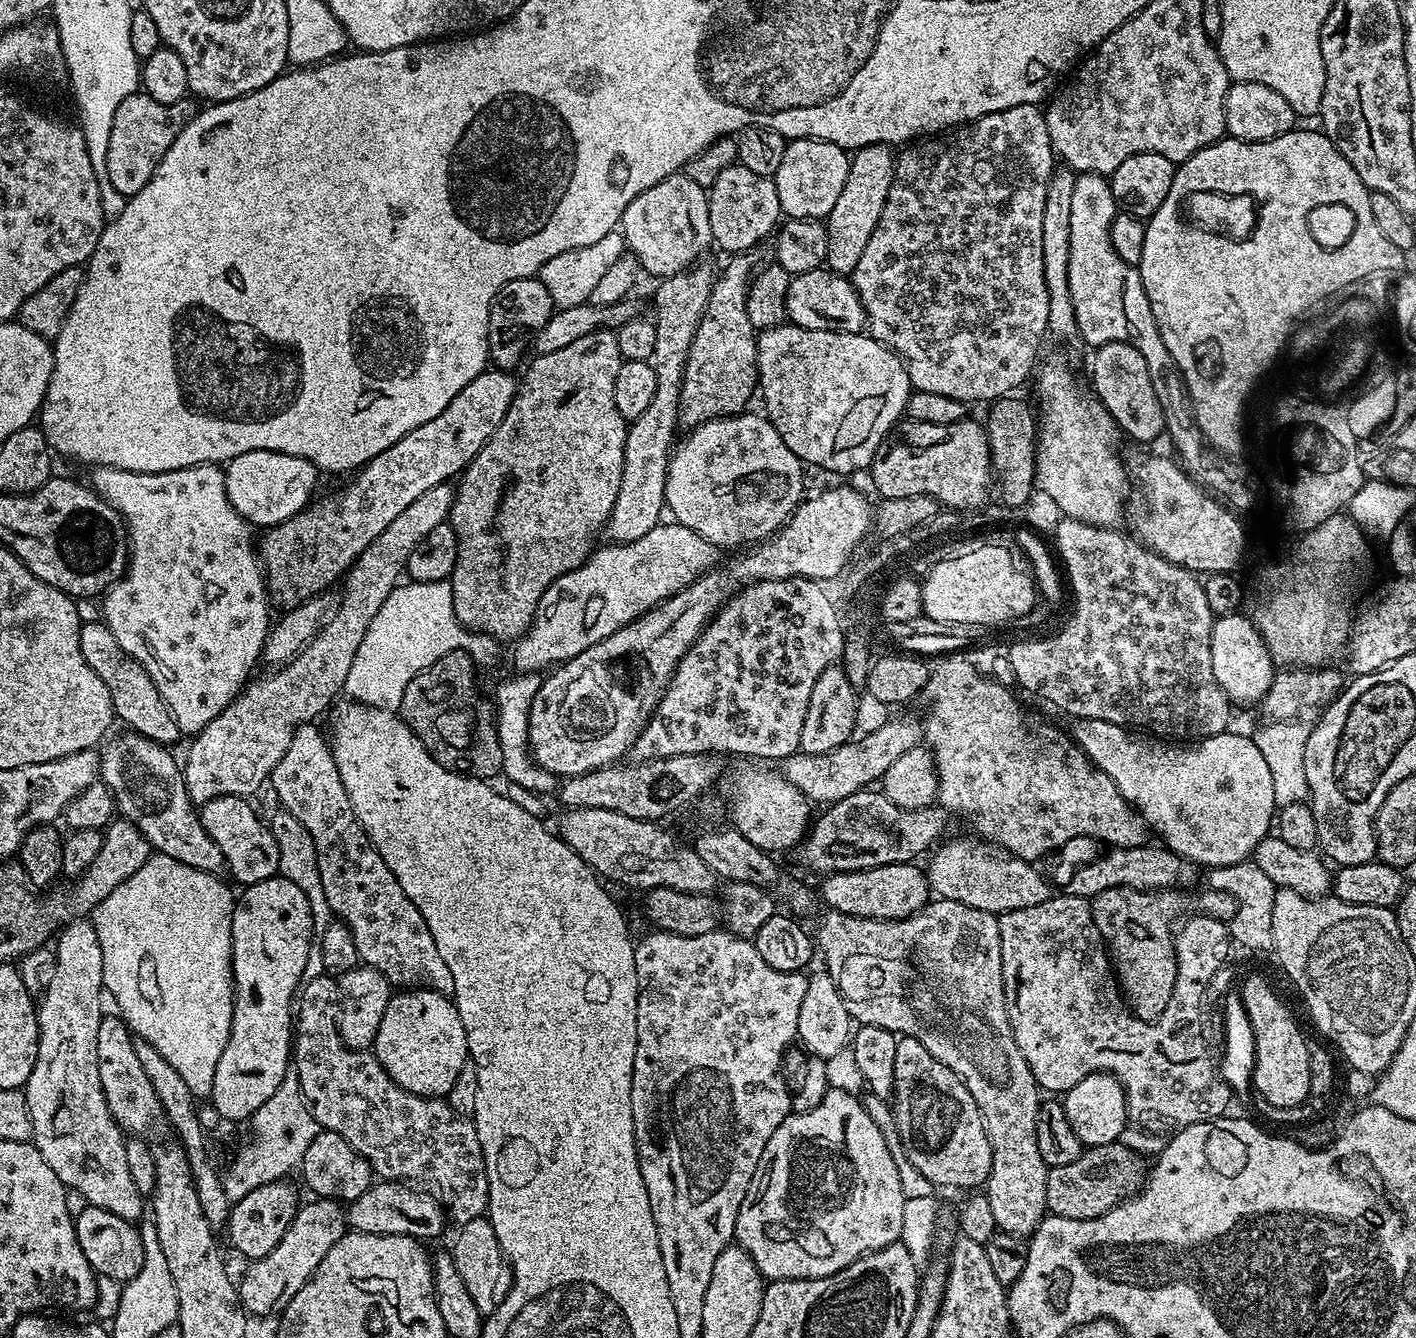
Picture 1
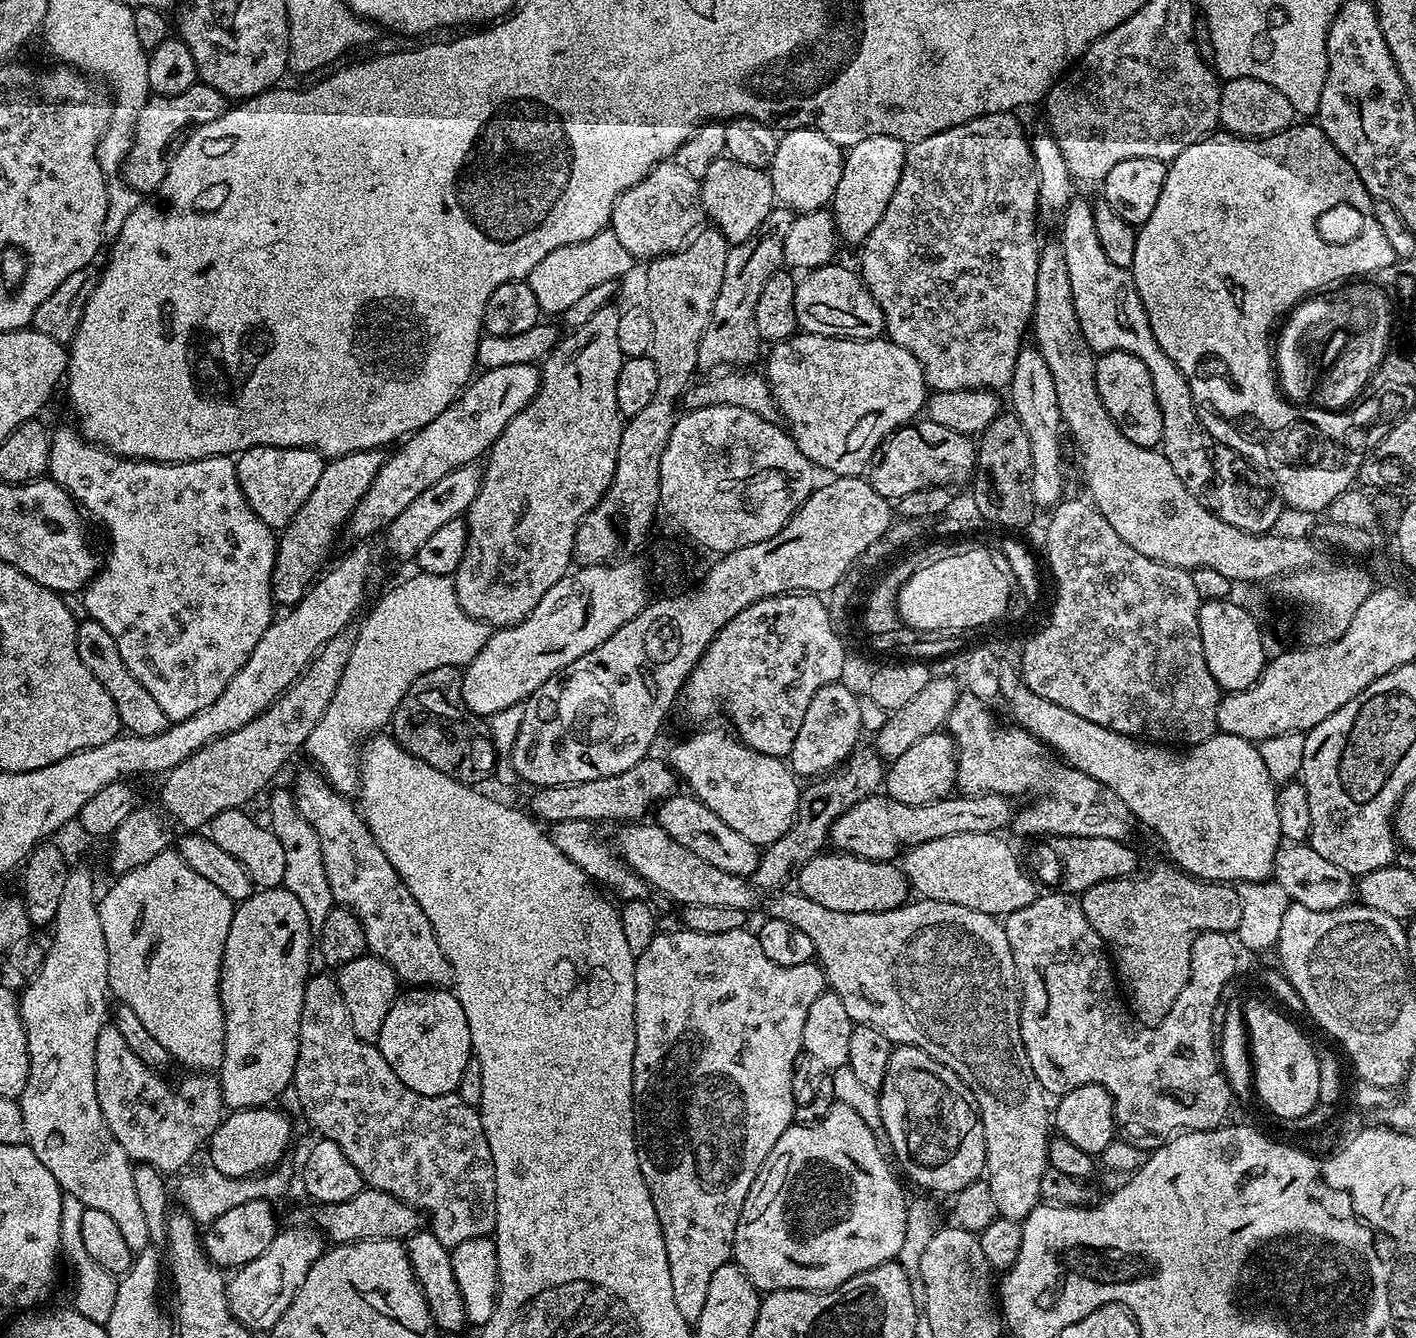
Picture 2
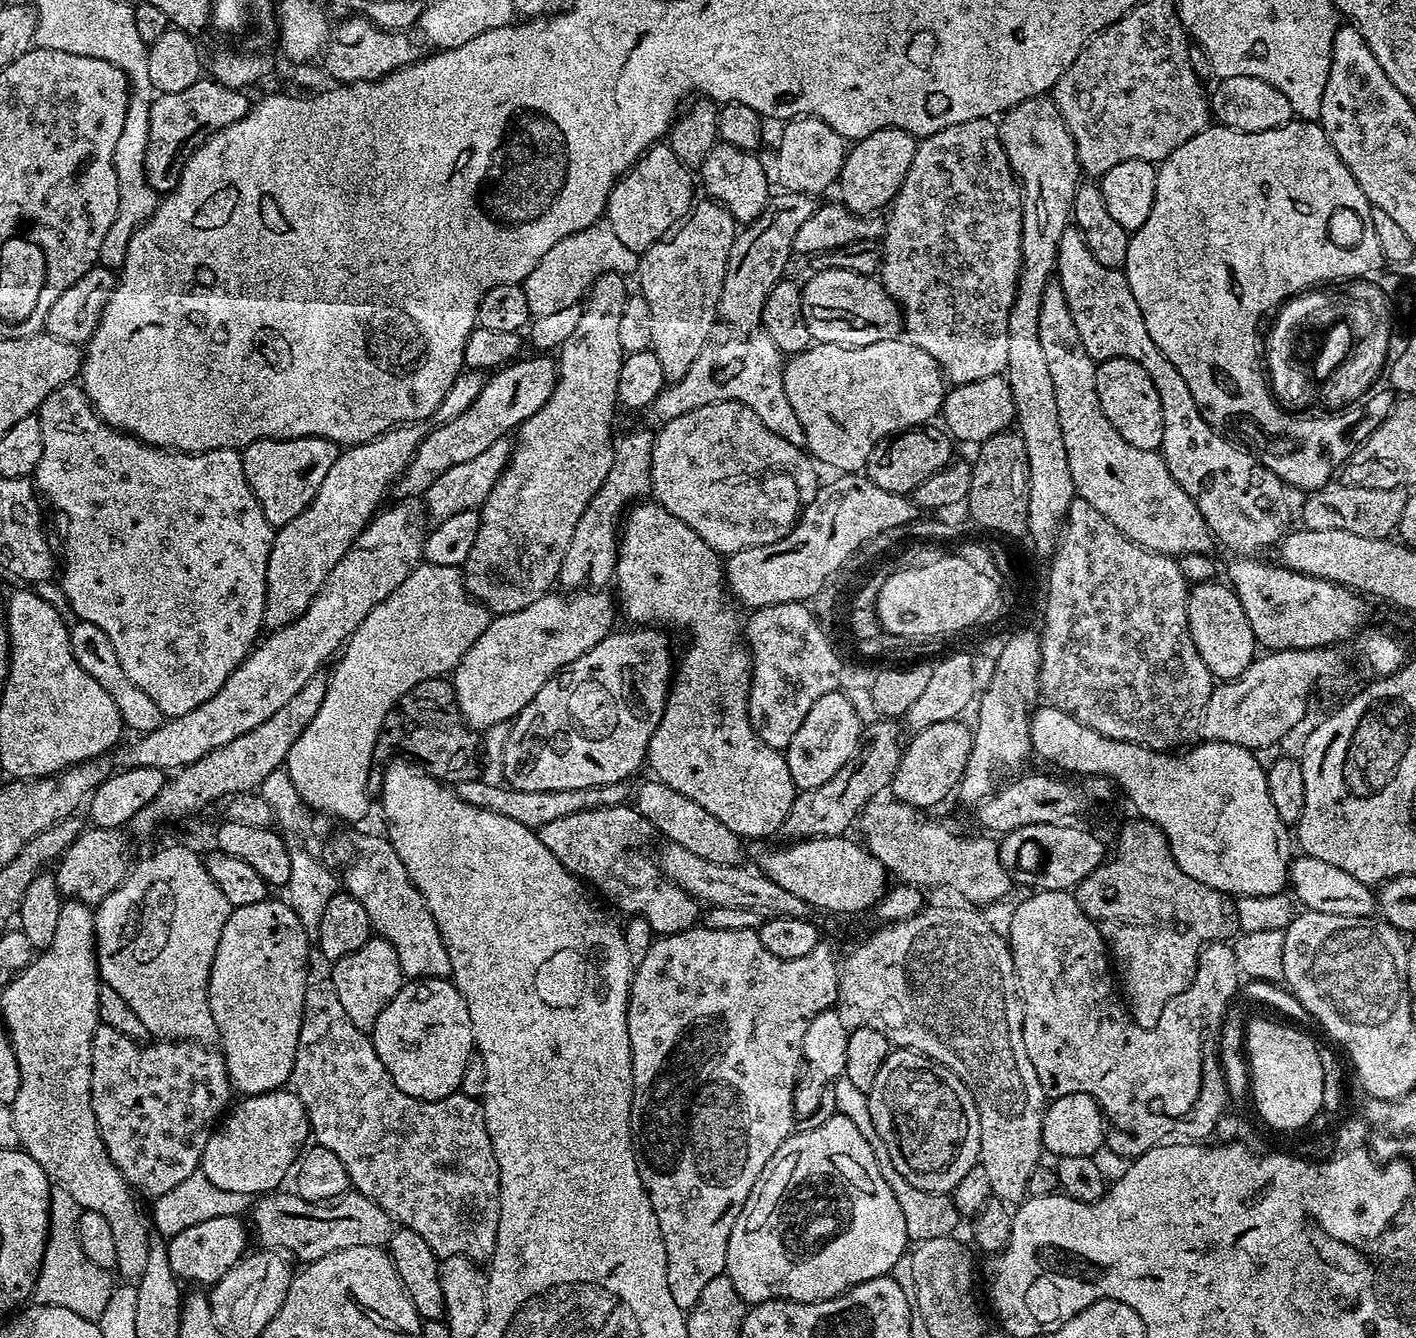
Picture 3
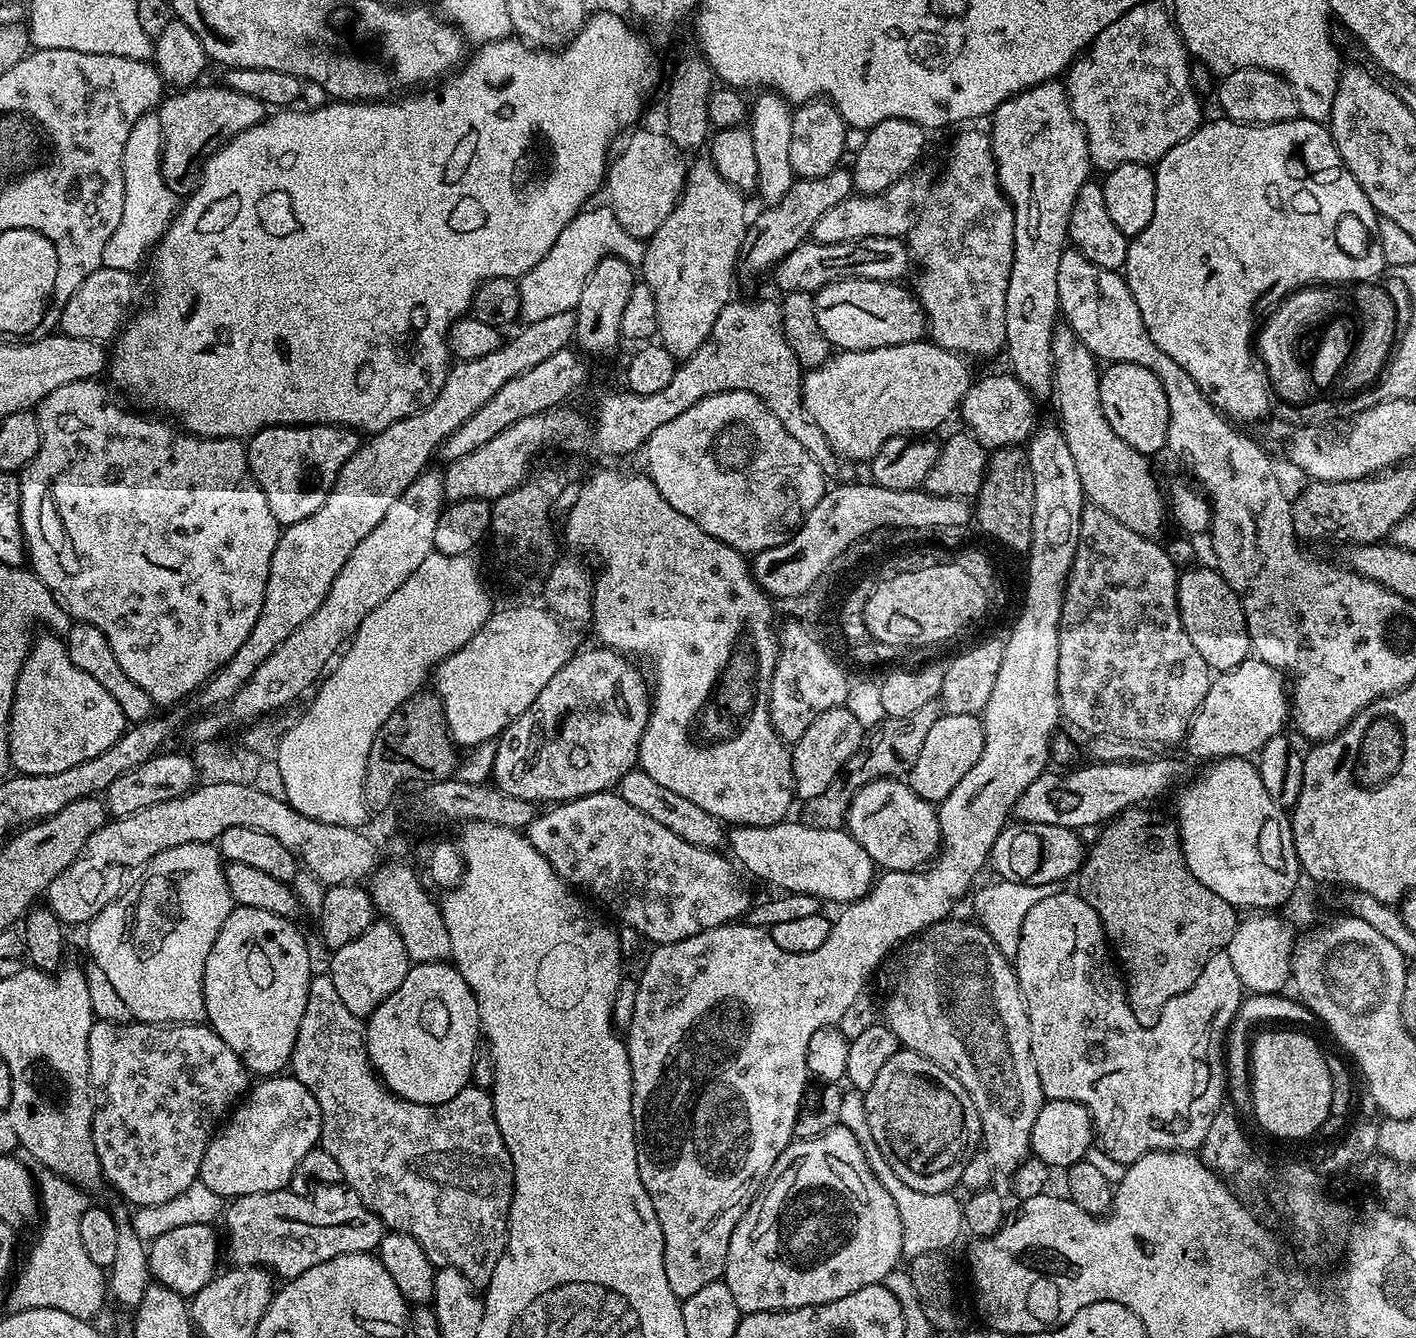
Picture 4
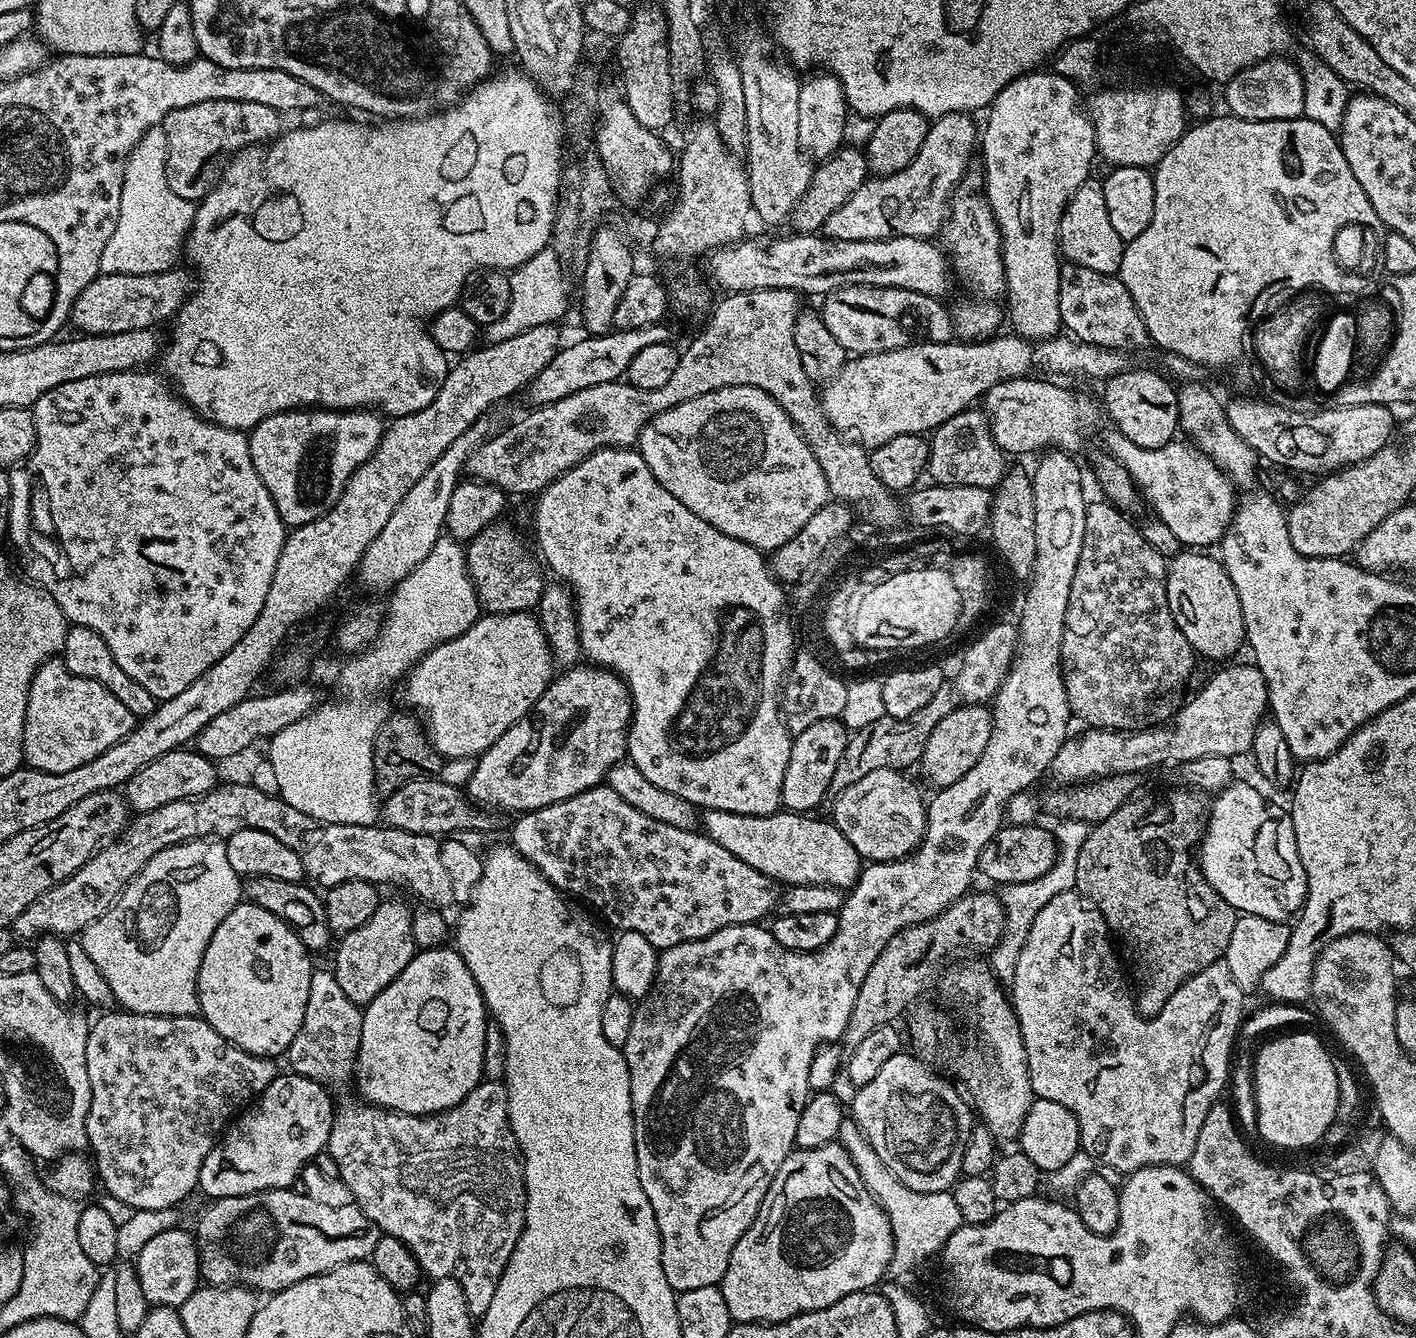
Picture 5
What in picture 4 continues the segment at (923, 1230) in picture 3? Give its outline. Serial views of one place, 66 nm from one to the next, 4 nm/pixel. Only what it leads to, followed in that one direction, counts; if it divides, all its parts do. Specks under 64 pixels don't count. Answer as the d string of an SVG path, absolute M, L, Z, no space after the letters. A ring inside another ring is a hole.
M848 1090L844 1092L844 1097L842 1098L842 1110L840 1111L840 1123L839 1127L848 1128L854 1134L854 1138L858 1138L858 1142L862 1146L862 1150L866 1154L866 1162L870 1166L870 1170L875 1176L878 1178L878 1182L882 1182L882 1186L886 1186L886 1190L890 1194L890 1198L894 1198L894 1206L898 1206L898 1218L902 1218L902 1253L905 1257L911 1258L914 1256L921 1256L922 1254L926 1254L927 1252L937 1252L939 1250L948 1250L944 1248L948 1248L951 1246L952 1243L956 1240L956 1235L959 1232L962 1232L962 1204L961 1201L958 1199L955 1200L955 1195L952 1192L939 1192L938 1194L922 1194L918 1190L910 1190L910 1186L906 1186L906 1182L902 1182L898 1178L898 1174L894 1174L894 1170L890 1166L890 1162L886 1162L886 1158L882 1154L882 1150L878 1150L878 1142L874 1142L874 1138L870 1134L870 1121L866 1119L866 1108L864 1106L864 1098L861 1093L855 1090Z

